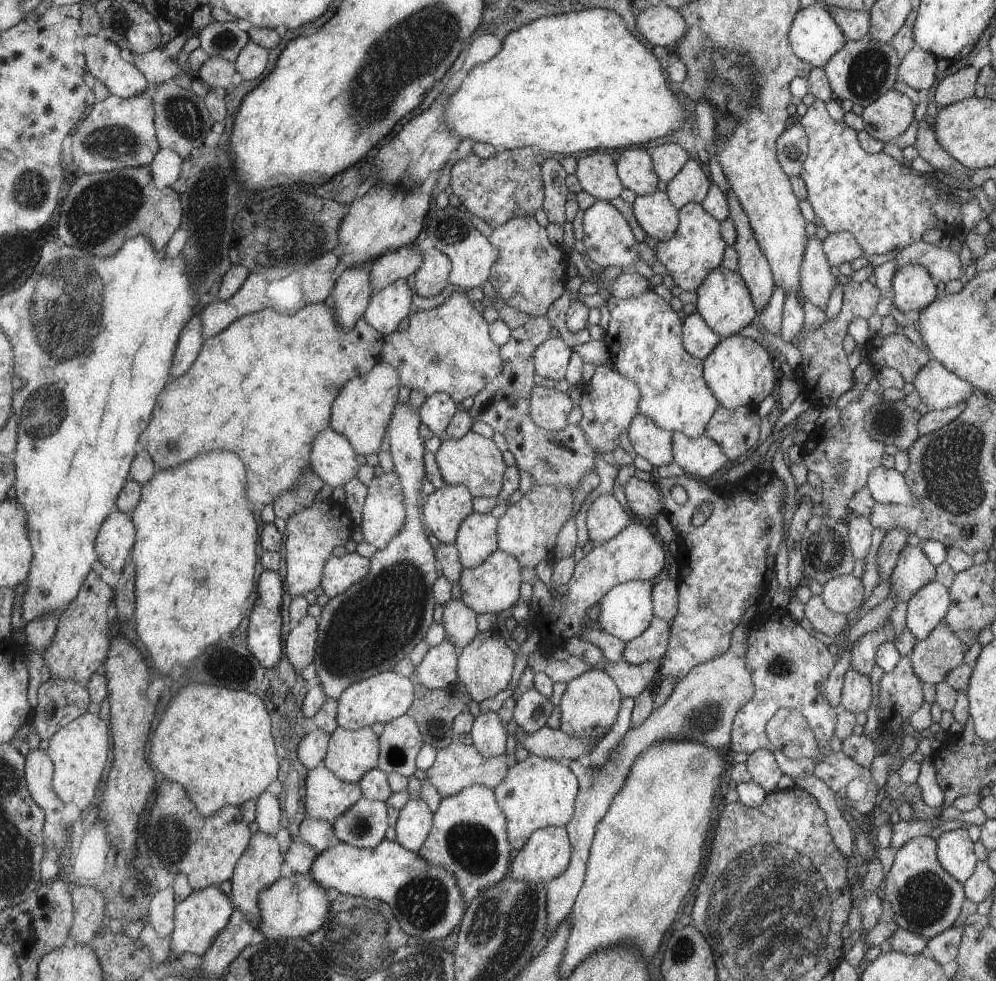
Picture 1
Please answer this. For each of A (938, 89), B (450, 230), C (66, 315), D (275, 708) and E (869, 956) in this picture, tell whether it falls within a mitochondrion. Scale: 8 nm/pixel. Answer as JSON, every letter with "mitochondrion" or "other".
{"A":"other","B":"mitochondrion","C":"mitochondrion","D":"other","E":"other"}

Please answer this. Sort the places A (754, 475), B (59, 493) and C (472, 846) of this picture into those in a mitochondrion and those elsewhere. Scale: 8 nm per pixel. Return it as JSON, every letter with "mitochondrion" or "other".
{"A":"other","B":"other","C":"mitochondrion"}

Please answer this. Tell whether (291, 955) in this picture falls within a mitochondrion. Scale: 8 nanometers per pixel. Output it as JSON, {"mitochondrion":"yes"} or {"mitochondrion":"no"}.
{"mitochondrion":"yes"}

